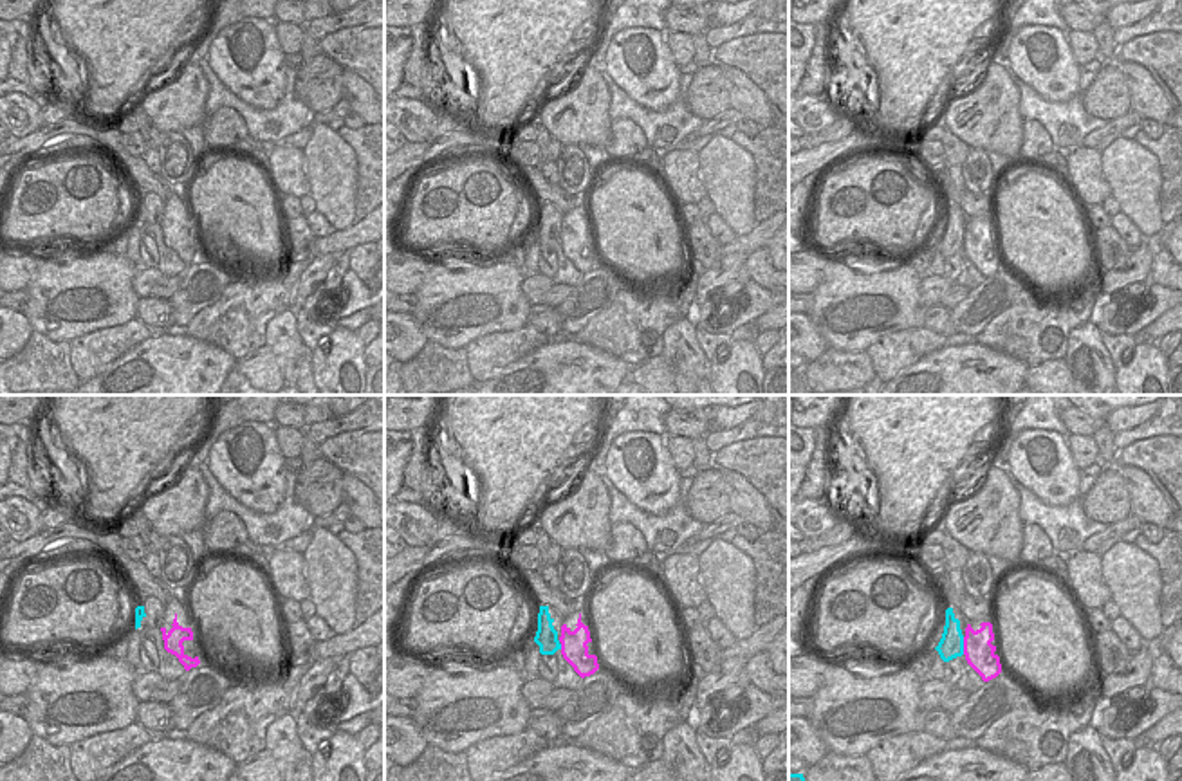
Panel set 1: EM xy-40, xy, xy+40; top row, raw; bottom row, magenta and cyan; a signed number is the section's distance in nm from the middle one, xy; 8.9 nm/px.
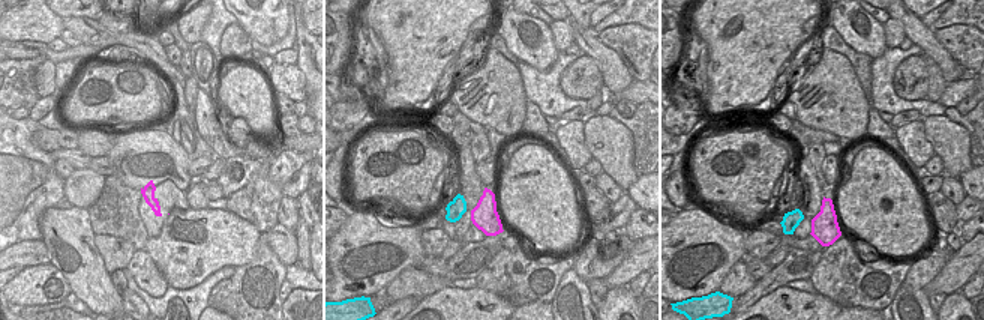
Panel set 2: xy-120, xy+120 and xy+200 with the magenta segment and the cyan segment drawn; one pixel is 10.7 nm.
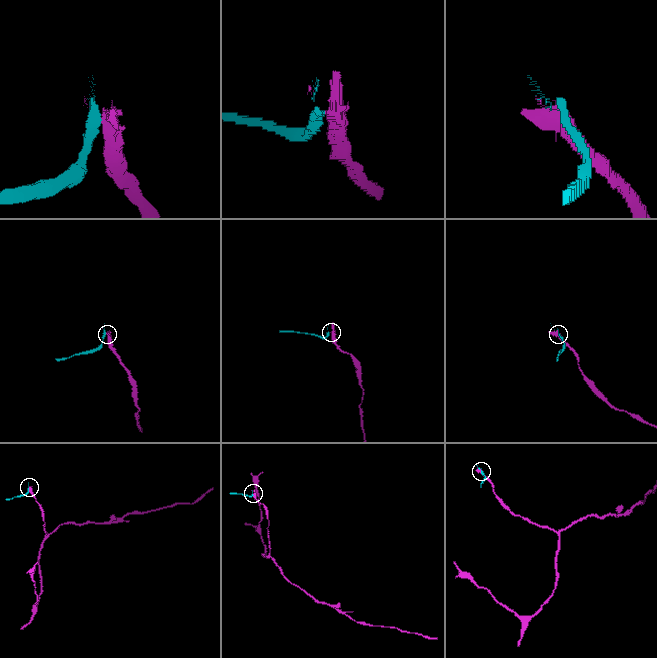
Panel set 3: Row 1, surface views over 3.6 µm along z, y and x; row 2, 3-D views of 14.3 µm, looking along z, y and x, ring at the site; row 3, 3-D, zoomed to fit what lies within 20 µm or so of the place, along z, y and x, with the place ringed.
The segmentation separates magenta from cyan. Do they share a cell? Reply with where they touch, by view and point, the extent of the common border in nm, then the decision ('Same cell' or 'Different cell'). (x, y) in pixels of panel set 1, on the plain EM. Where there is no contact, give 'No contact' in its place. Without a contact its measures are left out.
Touches magenta at xy+40 (964, 242). Shared border 160 nm. Different cell

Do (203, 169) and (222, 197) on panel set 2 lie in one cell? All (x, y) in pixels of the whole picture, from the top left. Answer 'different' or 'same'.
different

